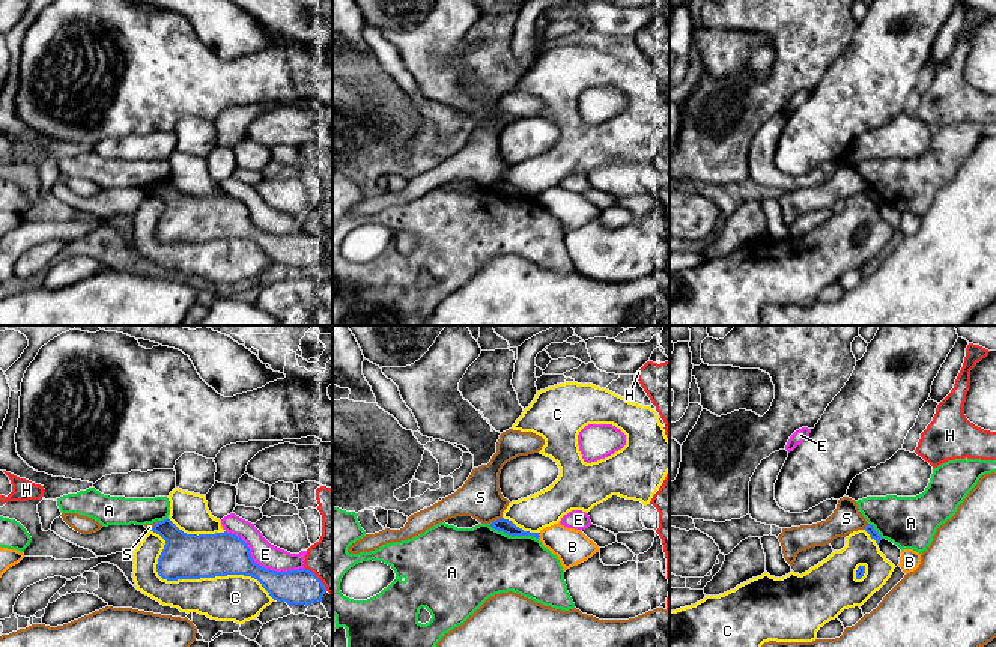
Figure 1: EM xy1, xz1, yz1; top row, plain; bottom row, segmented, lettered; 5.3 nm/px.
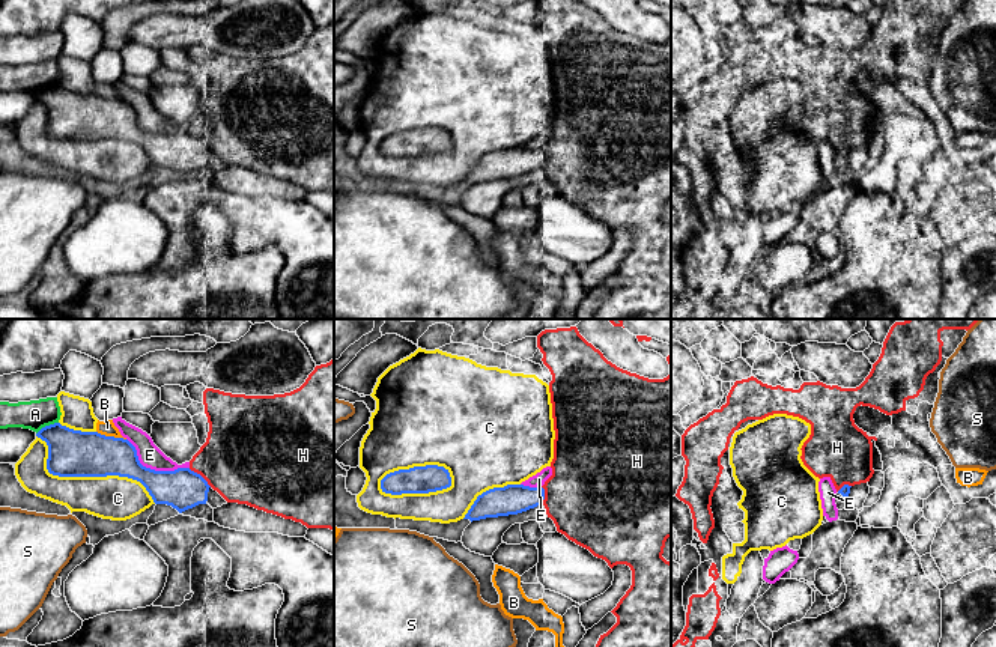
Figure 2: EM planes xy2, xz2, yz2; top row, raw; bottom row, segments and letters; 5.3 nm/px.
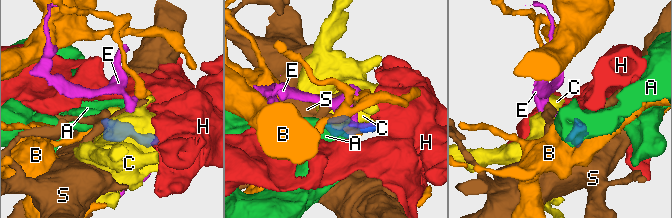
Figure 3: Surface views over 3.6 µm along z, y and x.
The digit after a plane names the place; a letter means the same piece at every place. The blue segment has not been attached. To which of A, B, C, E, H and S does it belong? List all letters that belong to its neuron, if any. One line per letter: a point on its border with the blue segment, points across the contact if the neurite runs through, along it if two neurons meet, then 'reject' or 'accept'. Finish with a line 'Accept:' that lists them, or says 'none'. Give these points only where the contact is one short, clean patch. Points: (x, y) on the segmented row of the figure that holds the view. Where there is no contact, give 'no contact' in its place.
A: contact xz1 (513, 534); border xz1 (489, 524), (509, 534), (531, 534), (537, 539); reject
B: contact xy2 (112, 437); border xy2 (97, 431), (125, 440); reject
C: contact xy1 (196, 578); reject
E: contact xy1 (261, 566); reject
H: contact xy2 (200, 476); reject
S: contact xz1 (497, 519); border xz1 (501, 516), (489, 522); reject
Accept: none

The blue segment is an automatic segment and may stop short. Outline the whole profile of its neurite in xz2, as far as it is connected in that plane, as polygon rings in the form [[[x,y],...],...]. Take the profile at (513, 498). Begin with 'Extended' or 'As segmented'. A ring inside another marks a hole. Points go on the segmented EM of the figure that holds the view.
As segmented. [[[524,484],[493,488],[477,497],[463,519],[480,521],[486,518],[509,516],[527,512],[543,504],[545,489]]]

